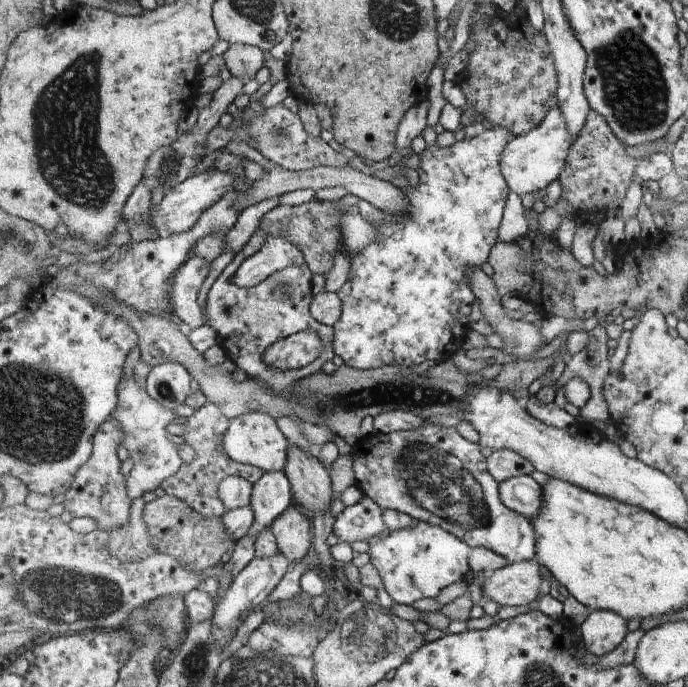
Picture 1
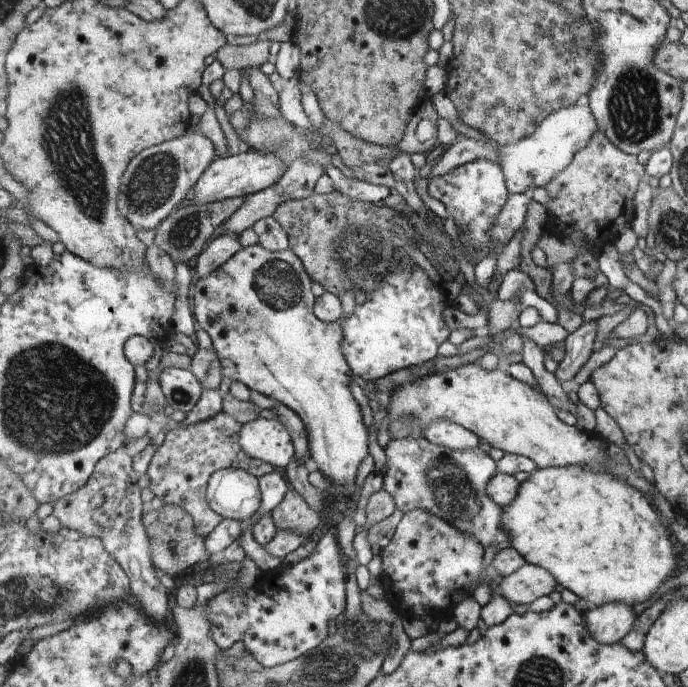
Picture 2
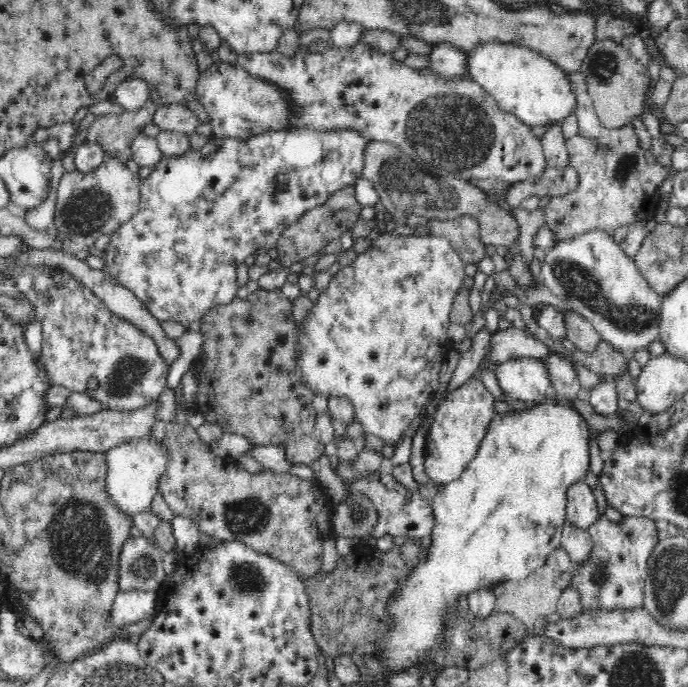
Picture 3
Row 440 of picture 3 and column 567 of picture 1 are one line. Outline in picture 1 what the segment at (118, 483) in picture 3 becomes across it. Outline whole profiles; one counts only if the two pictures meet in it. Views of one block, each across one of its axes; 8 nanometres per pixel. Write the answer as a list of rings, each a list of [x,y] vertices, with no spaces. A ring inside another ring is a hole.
[[[557,106],[547,114],[539,126],[524,135],[514,136],[508,142],[500,162],[512,192],[521,194],[521,196],[545,190],[549,184],[559,180],[574,144],[566,116],[561,107]]]

